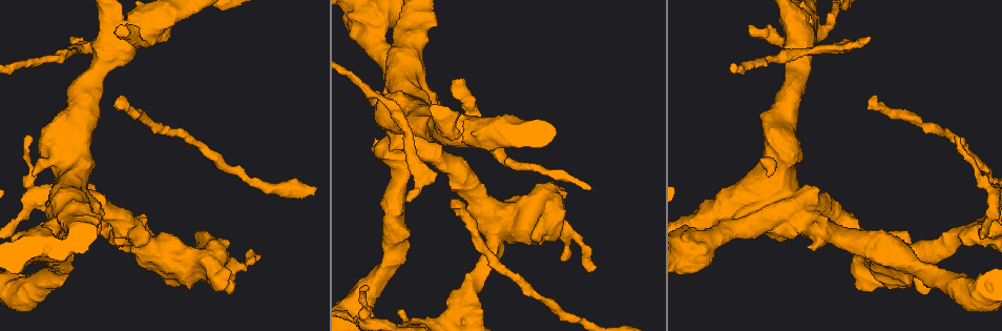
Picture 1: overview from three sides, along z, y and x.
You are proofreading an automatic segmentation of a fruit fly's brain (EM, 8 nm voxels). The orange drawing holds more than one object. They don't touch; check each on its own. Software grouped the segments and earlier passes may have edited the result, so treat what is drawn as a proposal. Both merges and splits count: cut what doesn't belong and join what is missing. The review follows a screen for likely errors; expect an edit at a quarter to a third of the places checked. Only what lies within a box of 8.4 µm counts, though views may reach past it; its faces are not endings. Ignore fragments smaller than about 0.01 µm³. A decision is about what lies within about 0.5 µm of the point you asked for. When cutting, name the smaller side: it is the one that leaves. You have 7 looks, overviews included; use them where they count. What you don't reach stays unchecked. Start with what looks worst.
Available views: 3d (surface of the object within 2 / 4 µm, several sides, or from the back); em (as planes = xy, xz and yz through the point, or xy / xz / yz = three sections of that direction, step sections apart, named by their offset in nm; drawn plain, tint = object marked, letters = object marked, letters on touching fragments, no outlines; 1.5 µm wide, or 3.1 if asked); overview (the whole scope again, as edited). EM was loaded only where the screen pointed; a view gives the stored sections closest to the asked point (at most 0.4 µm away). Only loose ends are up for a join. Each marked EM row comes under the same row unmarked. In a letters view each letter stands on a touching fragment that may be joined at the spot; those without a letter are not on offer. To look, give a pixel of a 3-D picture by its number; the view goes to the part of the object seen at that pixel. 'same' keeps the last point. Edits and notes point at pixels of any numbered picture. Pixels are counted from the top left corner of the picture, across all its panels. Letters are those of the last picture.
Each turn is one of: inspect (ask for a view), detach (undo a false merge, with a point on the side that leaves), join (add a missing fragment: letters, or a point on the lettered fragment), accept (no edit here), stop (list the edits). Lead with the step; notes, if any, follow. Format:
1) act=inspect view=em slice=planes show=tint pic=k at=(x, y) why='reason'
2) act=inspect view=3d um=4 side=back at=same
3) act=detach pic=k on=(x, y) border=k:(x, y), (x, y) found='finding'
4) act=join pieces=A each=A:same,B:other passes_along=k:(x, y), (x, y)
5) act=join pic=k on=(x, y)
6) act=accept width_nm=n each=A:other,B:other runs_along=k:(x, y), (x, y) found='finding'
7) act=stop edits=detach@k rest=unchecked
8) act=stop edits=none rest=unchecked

act=inspect view=3d um=4 pic=1 at=(118, 97) why='long arm stops here'

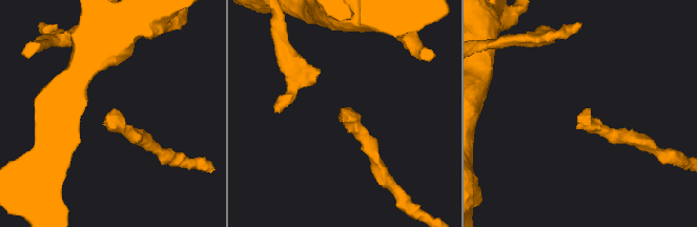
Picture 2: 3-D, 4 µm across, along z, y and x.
act=inspect view=em slice=xy step=4 show=letters pic=2 at=(347, 121)

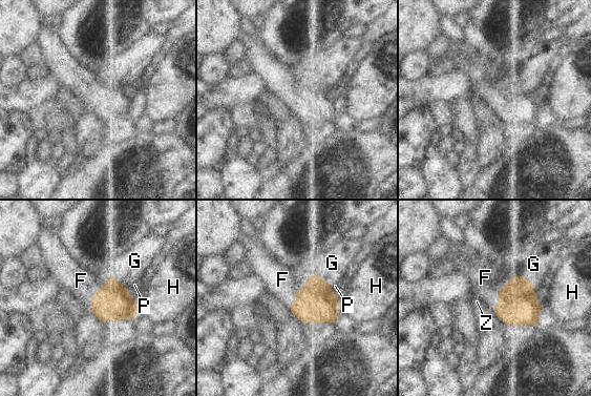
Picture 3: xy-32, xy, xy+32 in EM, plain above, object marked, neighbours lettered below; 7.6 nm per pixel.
act=inspect view=em slice=planes show=letters at=same why='cut it another way'

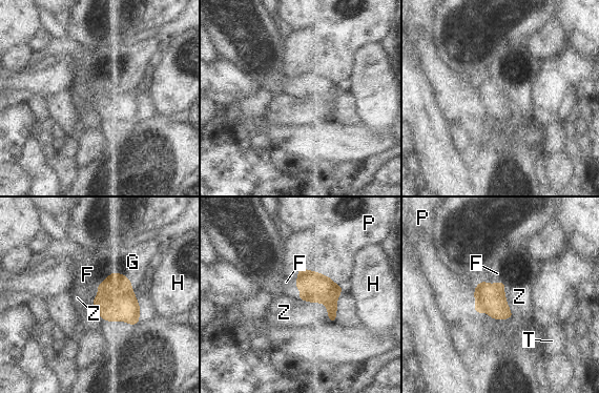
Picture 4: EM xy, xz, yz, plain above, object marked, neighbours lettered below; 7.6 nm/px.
act=join pieces=F width_nm=220 longest_contact=Z:320nm each=F:same,G:other,H:other,P:other,T:other,Z:other found='the neuron continues'

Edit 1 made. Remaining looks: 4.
act=inspect view=overview why='redraw'

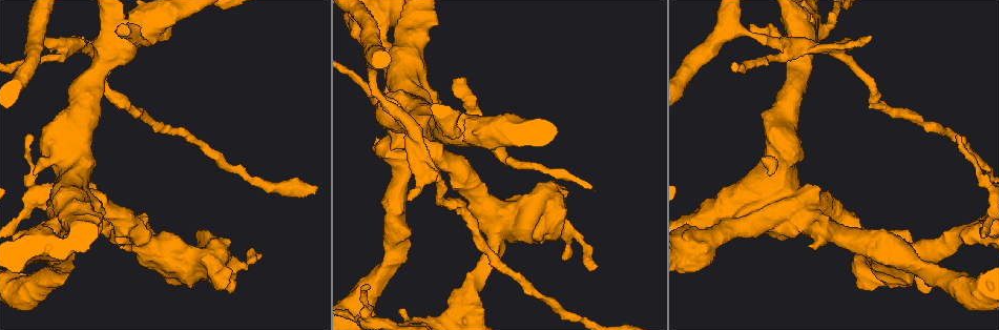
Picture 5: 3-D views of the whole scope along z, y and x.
act=inspect view=em slice=planes show=tint pic=5 at=(868, 36) why='an open end'

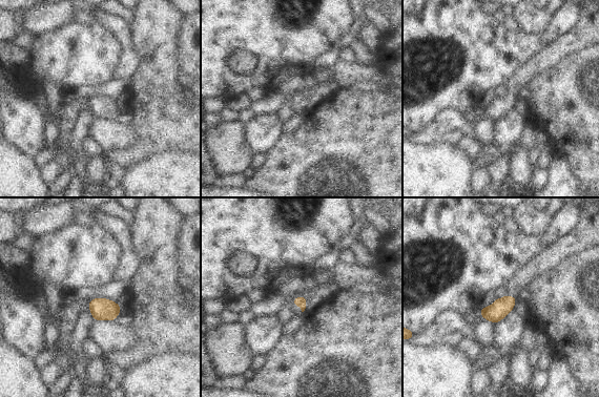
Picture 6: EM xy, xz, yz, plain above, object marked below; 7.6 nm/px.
act=inspect view=em slice=planes show=letters at=same

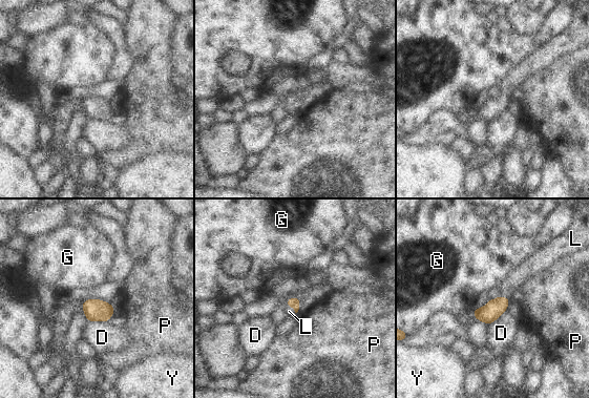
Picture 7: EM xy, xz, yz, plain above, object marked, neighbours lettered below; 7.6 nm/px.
act=join pieces=L each=D:other,G:other,L:same,P:other,Y:other passes_along=7:(293, 301), (291, 306), (289, 311) found='the neuron continues'

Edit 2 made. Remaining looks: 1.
act=inspect view=em slice=planes show=letters pic=5 at=(748, 25) why='an open end'

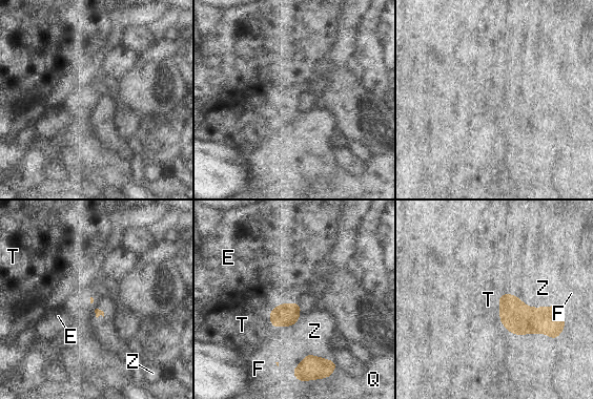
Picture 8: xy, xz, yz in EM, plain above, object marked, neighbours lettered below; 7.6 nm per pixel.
act=accept longest_contact=Z:400nm each=E:other,F:other,Q:other,T:other,Z:other border=8:(301, 306), (280, 302), (270, 326) found='none of them fits'

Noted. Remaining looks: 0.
act=stop edits=join@4,join@7 rest=unchecked

